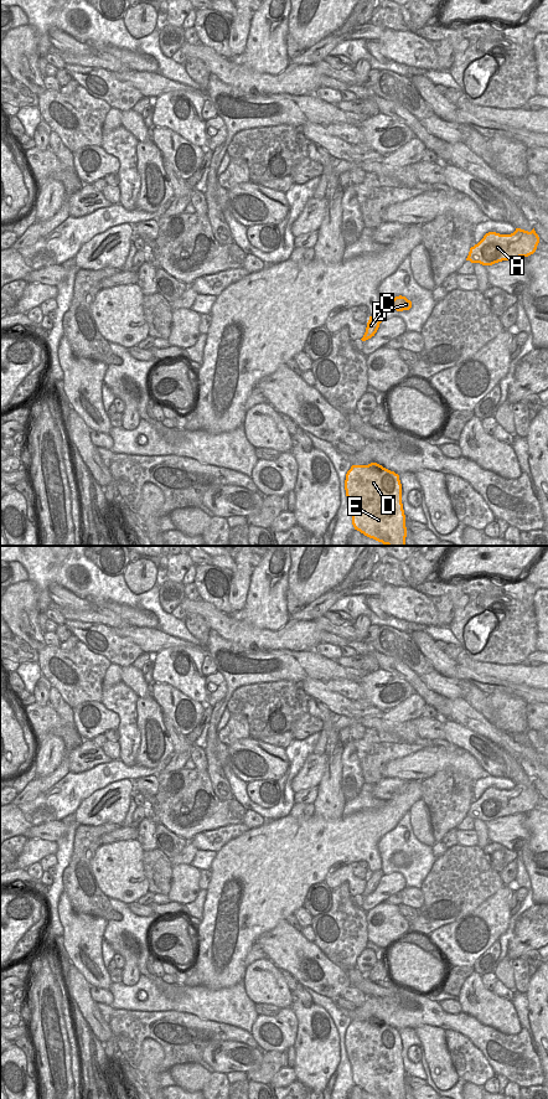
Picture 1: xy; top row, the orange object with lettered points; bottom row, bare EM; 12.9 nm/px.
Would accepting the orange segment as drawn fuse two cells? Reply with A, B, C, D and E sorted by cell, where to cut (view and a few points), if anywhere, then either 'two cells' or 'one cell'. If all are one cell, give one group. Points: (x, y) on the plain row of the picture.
A B C D E | no cut | one cell

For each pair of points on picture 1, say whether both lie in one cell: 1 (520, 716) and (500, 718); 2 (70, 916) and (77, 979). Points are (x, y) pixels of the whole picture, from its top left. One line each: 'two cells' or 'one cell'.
1: two cells
2: two cells

